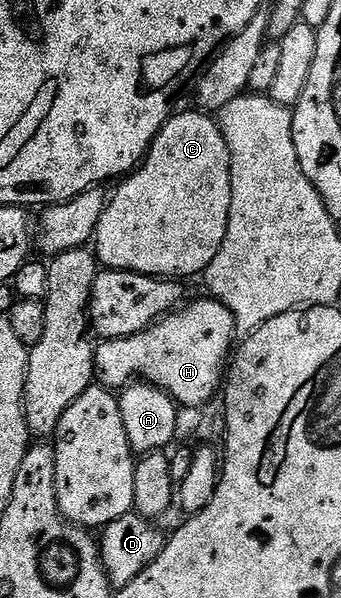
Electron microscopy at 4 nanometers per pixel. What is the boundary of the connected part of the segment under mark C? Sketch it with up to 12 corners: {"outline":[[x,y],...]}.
{"outline":[[173,114],[107,200],[105,268],[200,277],[232,200],[219,122]]}

